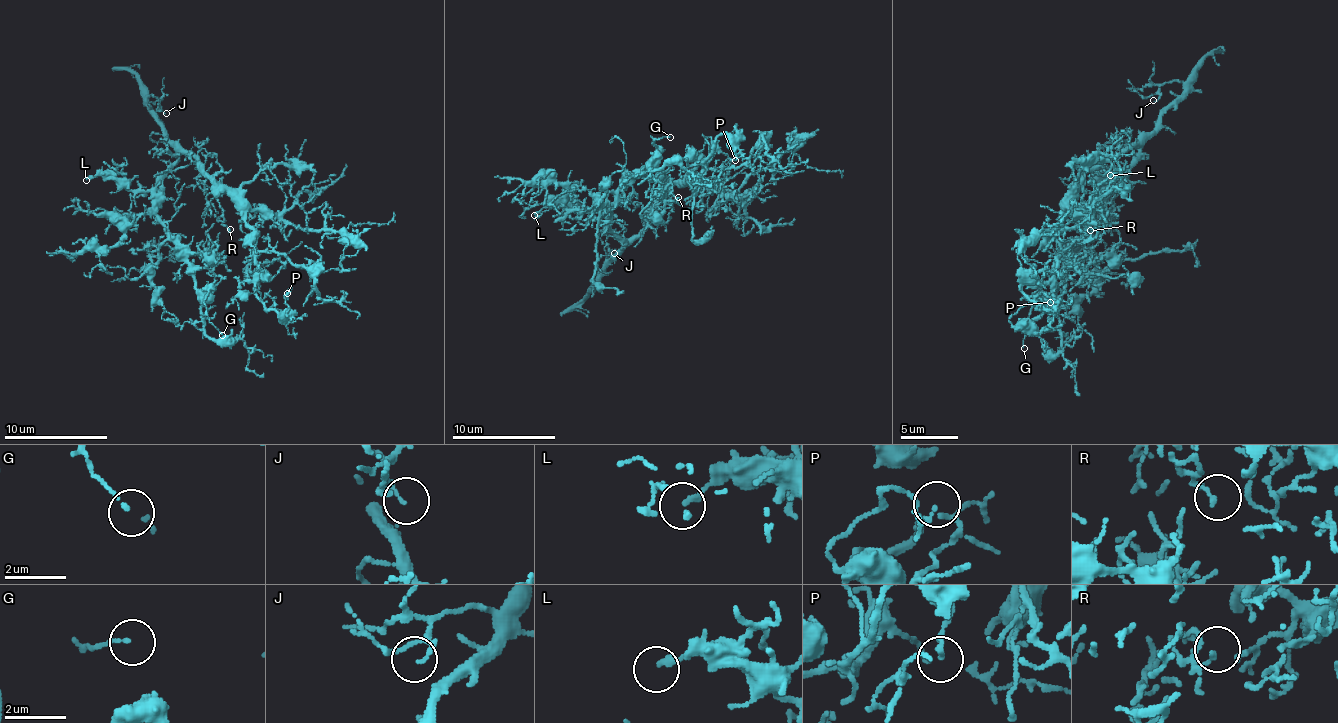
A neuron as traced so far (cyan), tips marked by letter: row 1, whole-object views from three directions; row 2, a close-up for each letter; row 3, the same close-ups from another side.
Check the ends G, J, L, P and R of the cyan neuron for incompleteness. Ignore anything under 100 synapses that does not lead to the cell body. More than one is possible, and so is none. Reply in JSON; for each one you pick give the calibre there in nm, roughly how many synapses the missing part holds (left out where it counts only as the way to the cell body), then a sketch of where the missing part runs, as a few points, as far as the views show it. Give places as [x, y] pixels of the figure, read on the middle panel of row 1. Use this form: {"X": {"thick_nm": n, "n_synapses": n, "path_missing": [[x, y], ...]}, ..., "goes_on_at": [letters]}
{"goes_on_at": []}

